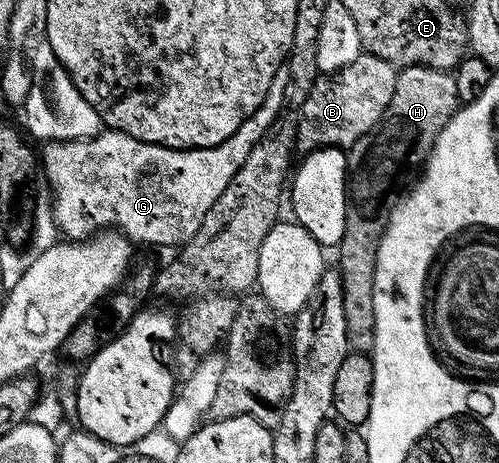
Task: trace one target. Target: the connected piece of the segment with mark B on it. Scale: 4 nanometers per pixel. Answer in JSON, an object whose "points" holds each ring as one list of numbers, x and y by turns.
{"points":[[362,51,355,63,347,63,347,67,339,71,318,76,297,121,296,148,312,151,354,145,364,133,375,127,375,123,379,123,383,111,387,111,387,103,391,103,391,95,395,95,398,72,398,66,387,63,387,59]]}

